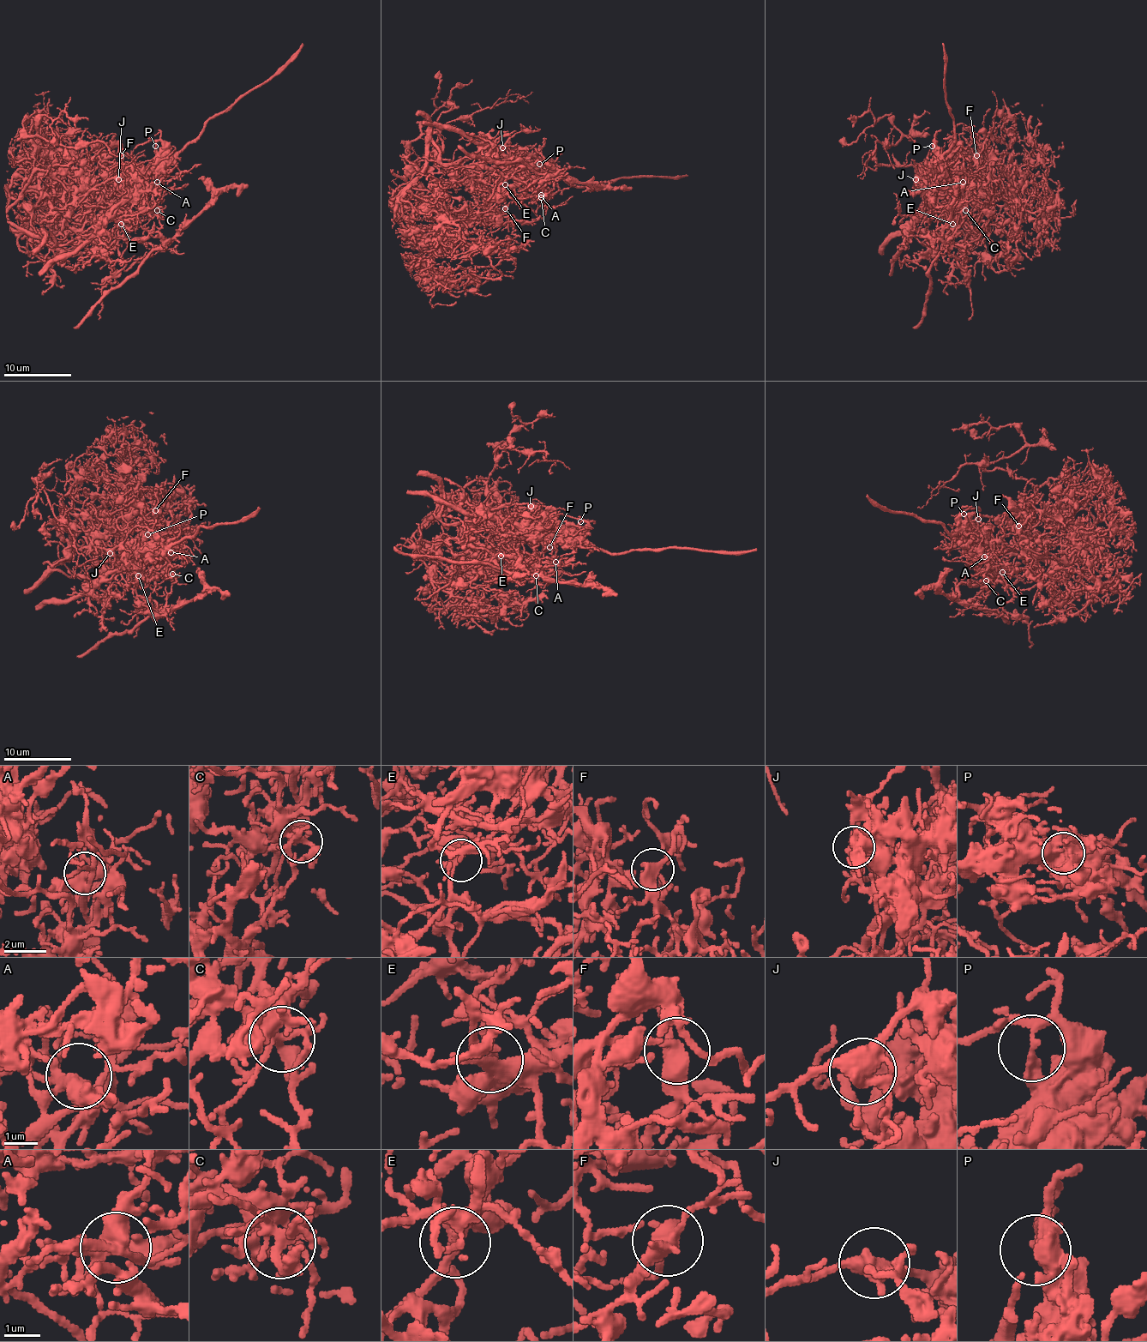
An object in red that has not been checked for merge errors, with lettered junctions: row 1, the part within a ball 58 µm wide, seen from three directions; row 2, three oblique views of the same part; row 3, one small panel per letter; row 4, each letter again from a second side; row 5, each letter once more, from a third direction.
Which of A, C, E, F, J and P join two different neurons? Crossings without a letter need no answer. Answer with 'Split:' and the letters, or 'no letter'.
Split: C, J, P

